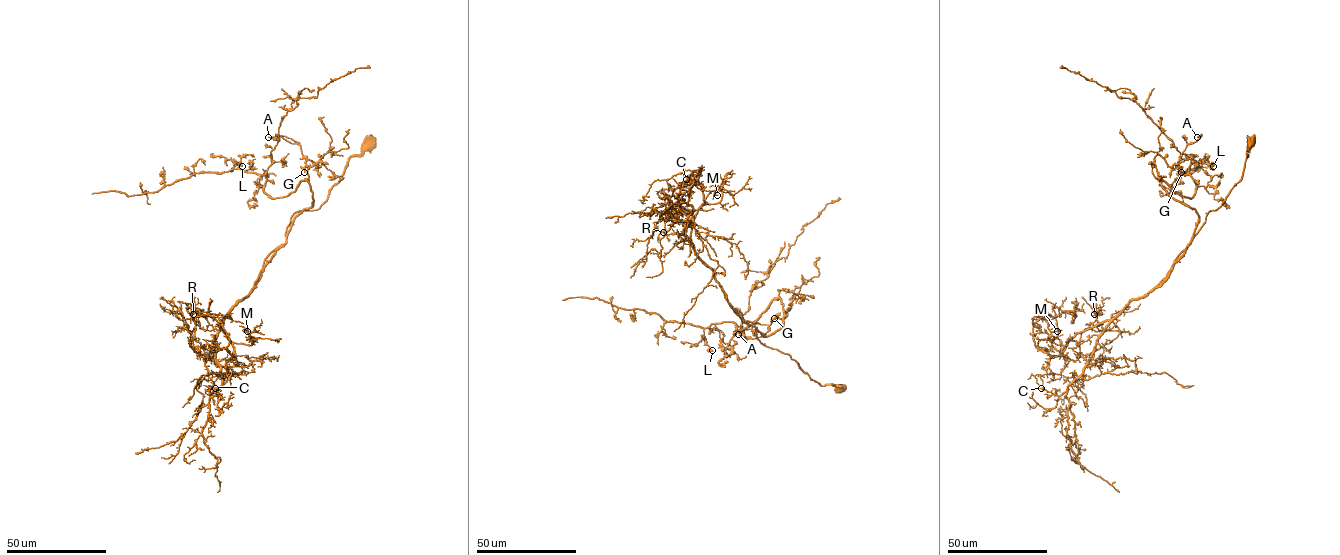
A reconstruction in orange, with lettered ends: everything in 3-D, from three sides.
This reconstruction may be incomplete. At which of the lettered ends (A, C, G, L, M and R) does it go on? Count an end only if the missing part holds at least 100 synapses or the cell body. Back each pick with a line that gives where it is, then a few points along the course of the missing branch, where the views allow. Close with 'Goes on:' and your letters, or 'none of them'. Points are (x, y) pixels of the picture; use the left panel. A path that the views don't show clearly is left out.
Goes on: none of them

